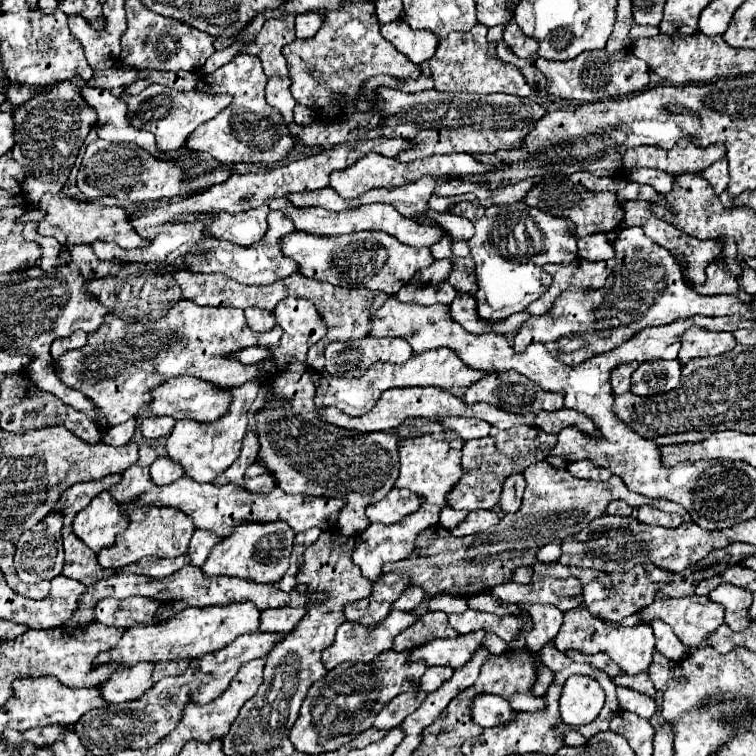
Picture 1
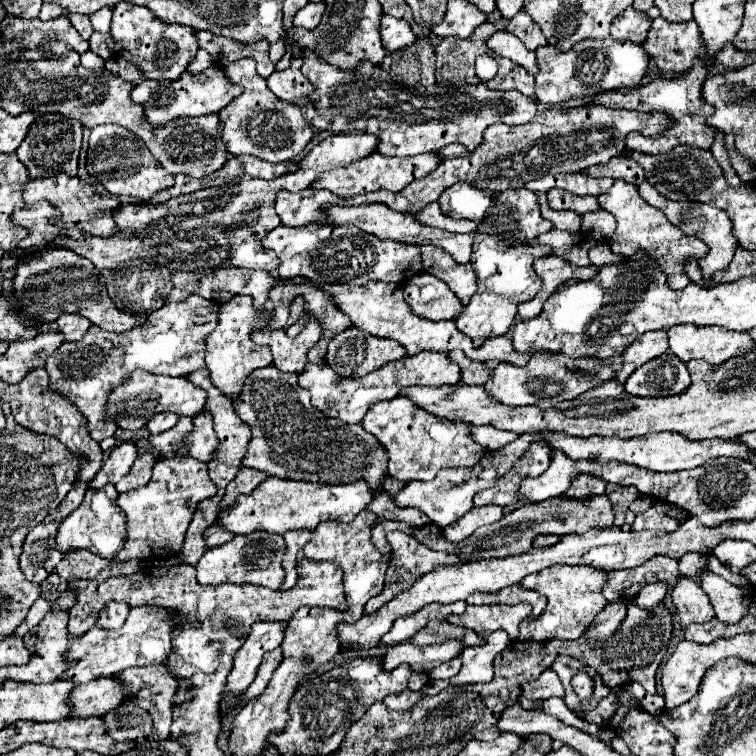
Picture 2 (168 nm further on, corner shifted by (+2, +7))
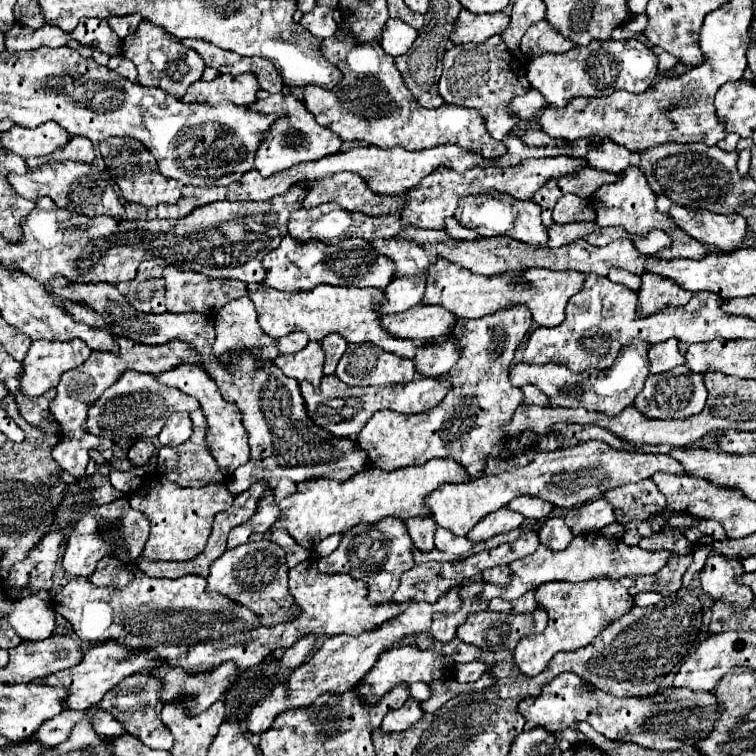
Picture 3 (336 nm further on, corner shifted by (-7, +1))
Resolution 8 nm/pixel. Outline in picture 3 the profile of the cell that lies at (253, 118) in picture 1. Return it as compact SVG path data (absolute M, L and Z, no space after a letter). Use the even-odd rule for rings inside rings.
M258 90L258 100L250 106L252 112L258 114L280 114L280 118L272 124L272 134L260 142L256 150L256 170L262 176L270 176L274 172L282 172L298 162L306 160L318 160L328 154L334 154L340 150L342 140L326 130L324 126L316 124L312 114L306 110L306 106L296 98L296 96L284 96L284 94L268 94L266 90Z

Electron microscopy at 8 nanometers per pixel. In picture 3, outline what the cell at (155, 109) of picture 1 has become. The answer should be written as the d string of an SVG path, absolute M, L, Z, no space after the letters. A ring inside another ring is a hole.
M246 72L238 76L226 76L220 74L218 78L210 82L194 82L186 96L182 98L184 102L198 102L198 104L208 104L216 106L220 102L232 102L236 106L250 106L256 102L256 90L258 90L256 76Z

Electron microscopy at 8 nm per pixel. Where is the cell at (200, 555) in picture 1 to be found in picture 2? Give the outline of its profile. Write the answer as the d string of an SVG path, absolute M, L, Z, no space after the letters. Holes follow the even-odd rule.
M215 522L211 528L207 528L207 532L205 532L205 540L207 540L207 546L209 546L209 548L211 548L211 546L219 546L219 544L223 544L223 542L229 542L233 536L235 536L235 534L223 530L223 526L217 524L217 522Z

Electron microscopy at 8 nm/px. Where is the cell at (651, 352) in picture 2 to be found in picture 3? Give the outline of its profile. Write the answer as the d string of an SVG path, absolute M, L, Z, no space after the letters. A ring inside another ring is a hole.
M676 338L664 340L664 342L658 342L658 344L650 346L650 350L648 350L648 360L650 360L650 372L652 372L652 374L666 372L666 370L672 370L674 366L684 364L684 356L682 356L682 352L678 350Z

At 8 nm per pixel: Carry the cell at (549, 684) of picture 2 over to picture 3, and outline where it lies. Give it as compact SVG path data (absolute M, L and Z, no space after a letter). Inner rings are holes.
M572 672L558 674L556 680L542 688L540 698L524 698L518 704L518 712L526 718L526 726L542 726L548 732L558 732L566 726L574 726L586 720L594 730L610 740L636 742L656 750L678 750L684 744L694 746L696 740L710 734L716 718L718 704L712 692L696 694L688 688L660 688L650 698L614 698L602 690L590 690L590 686Z

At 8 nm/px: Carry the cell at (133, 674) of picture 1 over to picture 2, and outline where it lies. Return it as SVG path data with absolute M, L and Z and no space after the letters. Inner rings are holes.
M99 678L87 684L79 684L67 698L69 718L101 718L103 714L119 706L119 684L113 678Z

